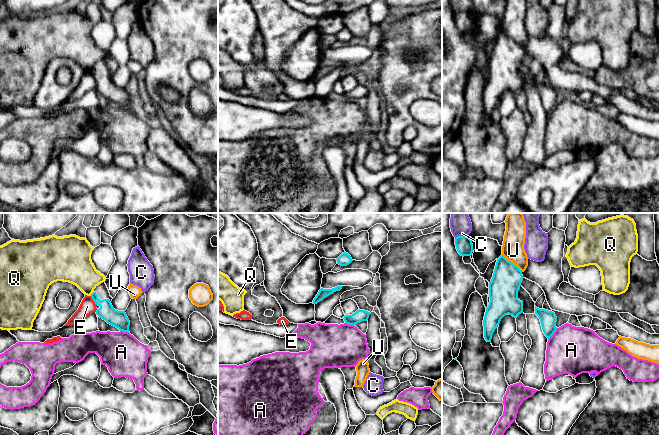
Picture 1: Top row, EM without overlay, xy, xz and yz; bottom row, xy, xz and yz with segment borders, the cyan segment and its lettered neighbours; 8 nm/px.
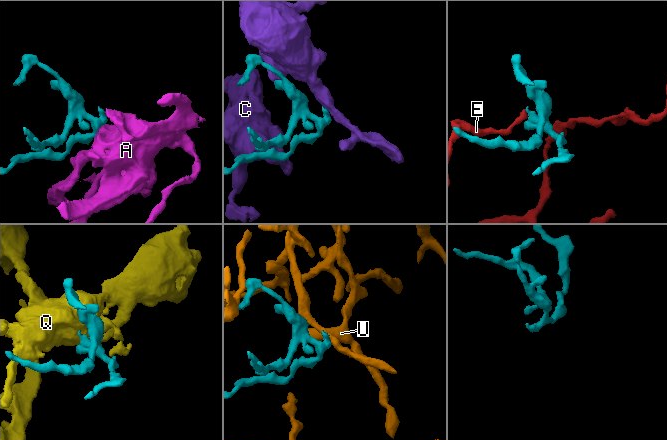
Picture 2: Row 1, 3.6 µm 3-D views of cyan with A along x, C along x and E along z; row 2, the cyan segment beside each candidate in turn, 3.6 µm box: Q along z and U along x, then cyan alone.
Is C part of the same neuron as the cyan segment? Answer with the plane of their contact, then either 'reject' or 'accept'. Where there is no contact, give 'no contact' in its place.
contact in yz; reject

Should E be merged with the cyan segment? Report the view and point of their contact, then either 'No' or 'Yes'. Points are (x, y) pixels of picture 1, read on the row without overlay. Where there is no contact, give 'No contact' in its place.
Touches cyan at xy (93, 76). No

